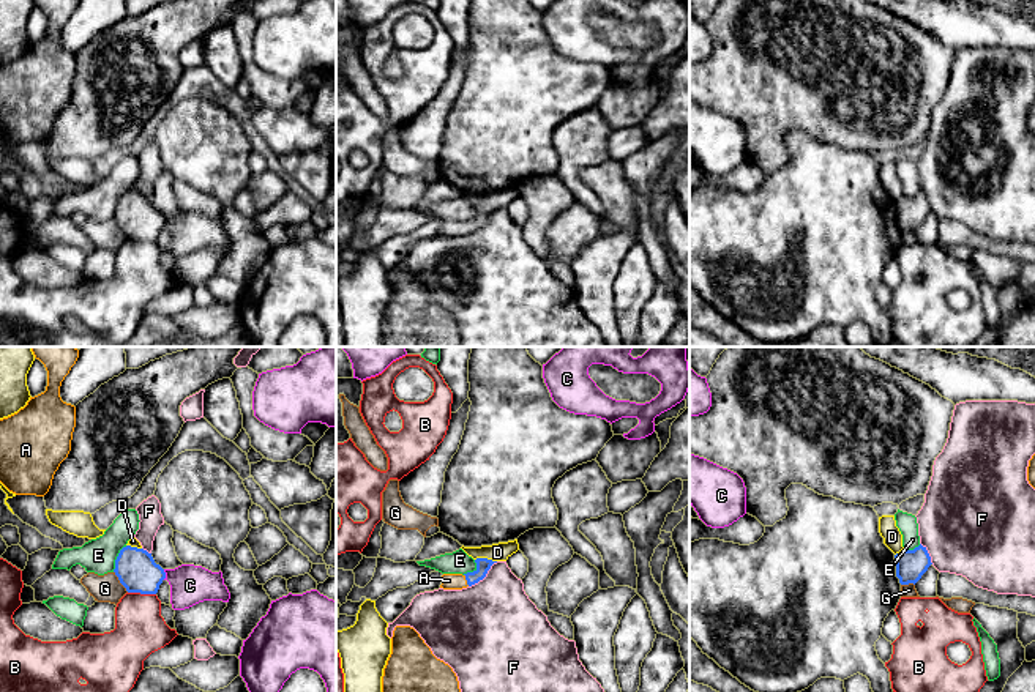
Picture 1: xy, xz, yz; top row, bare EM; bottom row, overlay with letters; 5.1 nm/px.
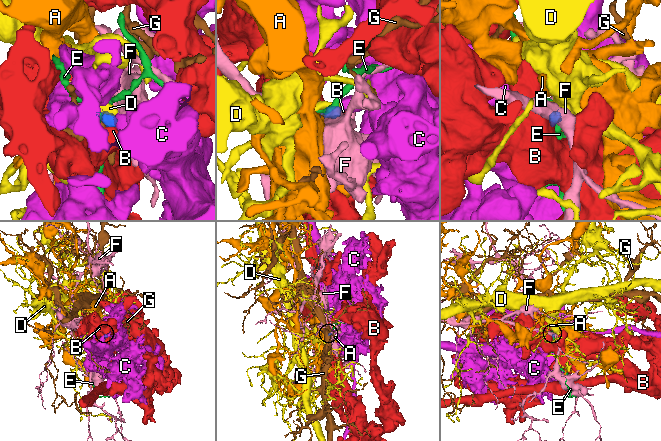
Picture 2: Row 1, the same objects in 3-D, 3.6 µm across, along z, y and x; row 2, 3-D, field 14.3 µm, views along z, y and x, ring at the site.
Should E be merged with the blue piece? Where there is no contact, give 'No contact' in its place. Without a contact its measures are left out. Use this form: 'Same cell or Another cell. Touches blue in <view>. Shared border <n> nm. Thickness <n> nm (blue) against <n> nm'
Another cell. Touches blue in xy. Shared border 150 nm. Thickness 200 nm (blue) against 180 nm

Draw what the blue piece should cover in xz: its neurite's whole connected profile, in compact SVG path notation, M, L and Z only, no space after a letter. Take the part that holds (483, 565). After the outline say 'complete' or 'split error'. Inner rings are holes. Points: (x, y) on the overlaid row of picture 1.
M476 558L476 569L473 572L467 574L443 574L442 575L442 585L443 590L462 590L467 586L472 586L483 580L491 569L491 566L497 561L488 560L488 558Z; split error

